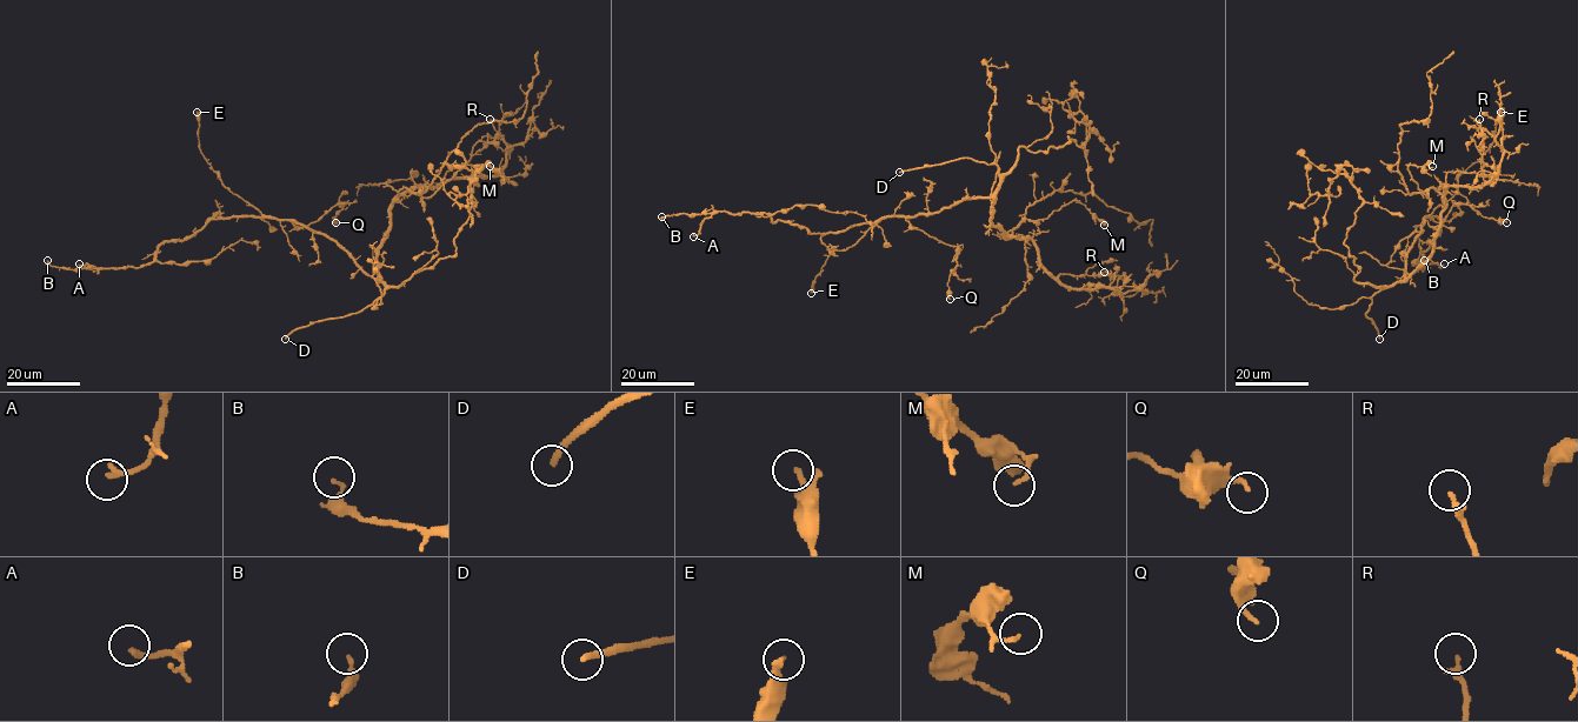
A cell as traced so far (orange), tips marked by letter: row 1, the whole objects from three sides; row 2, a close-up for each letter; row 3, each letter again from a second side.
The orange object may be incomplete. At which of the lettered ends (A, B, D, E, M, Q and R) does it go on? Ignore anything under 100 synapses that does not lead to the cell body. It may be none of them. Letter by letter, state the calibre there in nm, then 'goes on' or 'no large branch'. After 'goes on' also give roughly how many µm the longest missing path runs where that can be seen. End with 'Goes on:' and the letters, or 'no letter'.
A: 220 nm | no large branch
B: 170 nm | no large branch
D: 240 nm | goes on | 90 µm
E: 150 nm | no large branch
M: 130 nm | no large branch
Q: 180 nm | no large branch
R: 240 nm | no large branch
Goes on: D

